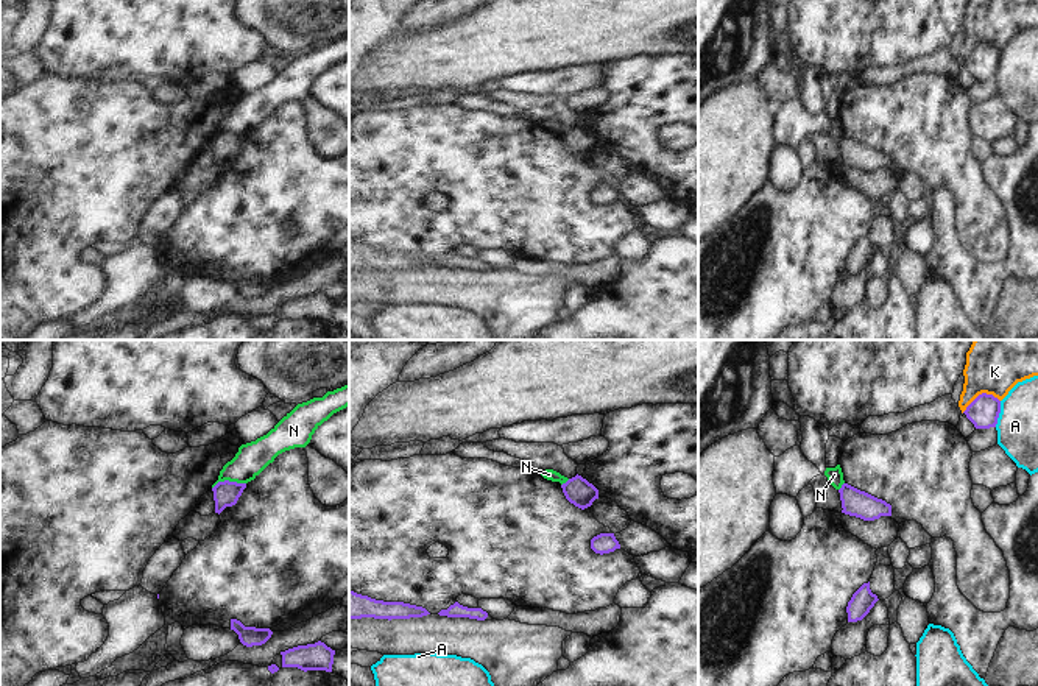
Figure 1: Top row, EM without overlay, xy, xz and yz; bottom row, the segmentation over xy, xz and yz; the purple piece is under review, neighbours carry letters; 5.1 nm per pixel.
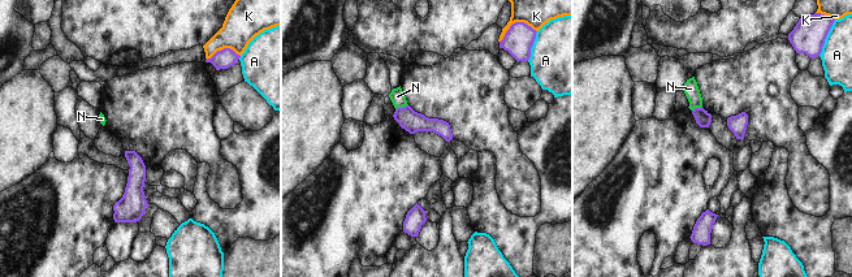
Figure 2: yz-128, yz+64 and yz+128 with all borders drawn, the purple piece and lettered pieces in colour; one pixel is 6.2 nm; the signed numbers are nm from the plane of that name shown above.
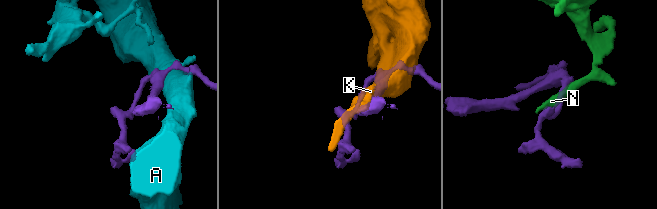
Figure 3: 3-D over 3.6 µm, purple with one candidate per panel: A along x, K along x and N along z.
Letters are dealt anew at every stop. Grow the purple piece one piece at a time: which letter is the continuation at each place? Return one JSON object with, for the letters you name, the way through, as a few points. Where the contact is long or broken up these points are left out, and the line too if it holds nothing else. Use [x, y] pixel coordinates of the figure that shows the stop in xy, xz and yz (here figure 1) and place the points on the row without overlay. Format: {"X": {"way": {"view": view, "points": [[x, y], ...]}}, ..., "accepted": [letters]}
{"accepted": []}

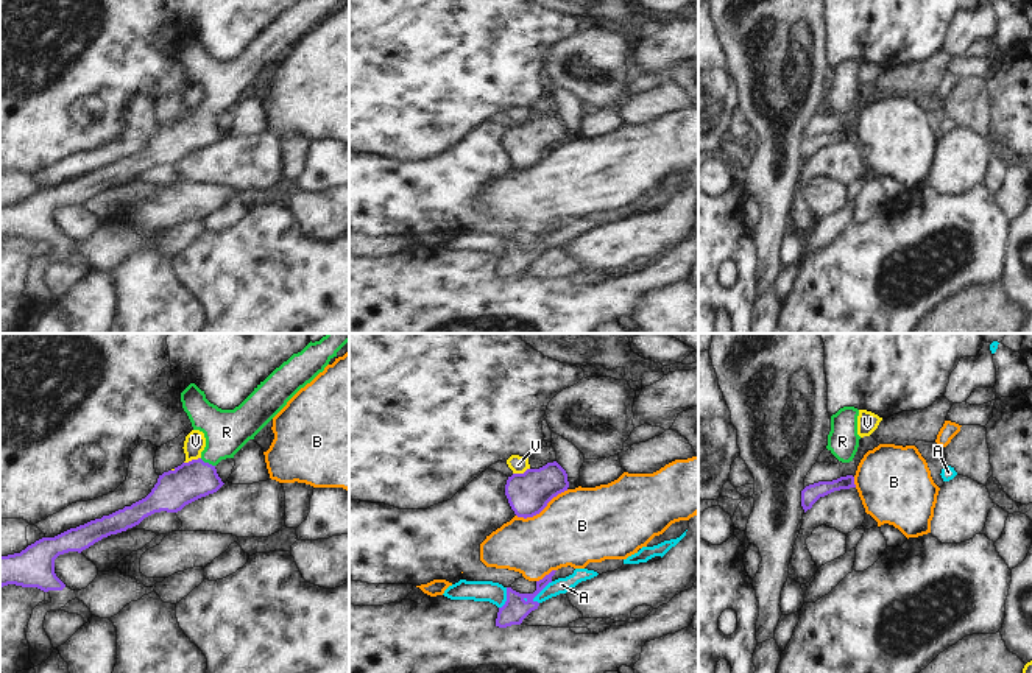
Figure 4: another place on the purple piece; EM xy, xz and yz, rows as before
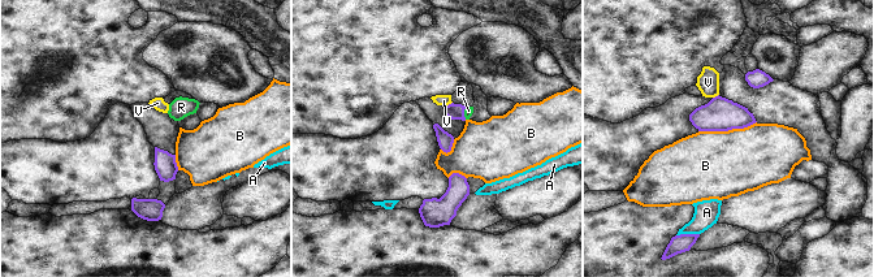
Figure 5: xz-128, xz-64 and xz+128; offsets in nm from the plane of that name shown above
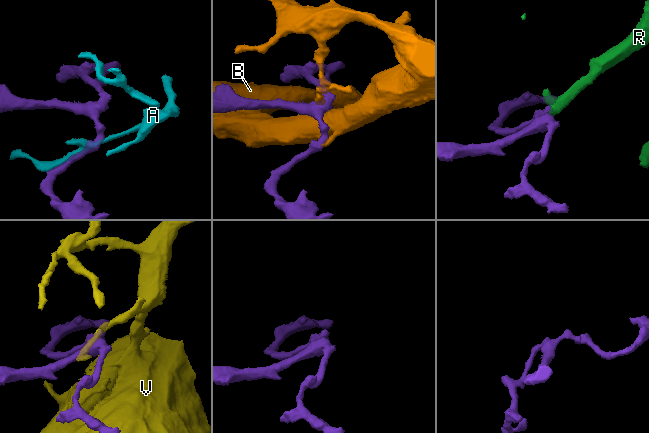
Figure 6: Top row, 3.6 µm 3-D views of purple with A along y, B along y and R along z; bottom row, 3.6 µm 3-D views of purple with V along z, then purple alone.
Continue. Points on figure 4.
{"R": {"way": {"view": "xy", "points": [[189, 133], [208, 114], [226, 83]]}}, "accepted": ["R"]}

